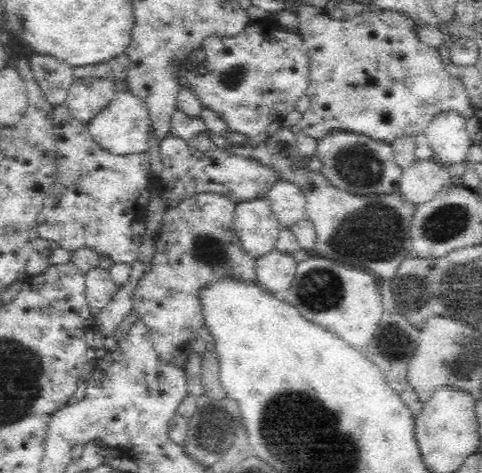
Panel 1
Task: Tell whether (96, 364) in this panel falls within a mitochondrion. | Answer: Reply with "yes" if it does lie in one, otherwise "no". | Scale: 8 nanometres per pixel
no

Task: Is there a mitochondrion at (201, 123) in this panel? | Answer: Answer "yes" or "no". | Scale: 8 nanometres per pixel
no

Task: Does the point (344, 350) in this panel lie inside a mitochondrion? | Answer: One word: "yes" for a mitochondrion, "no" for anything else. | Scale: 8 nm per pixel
no

